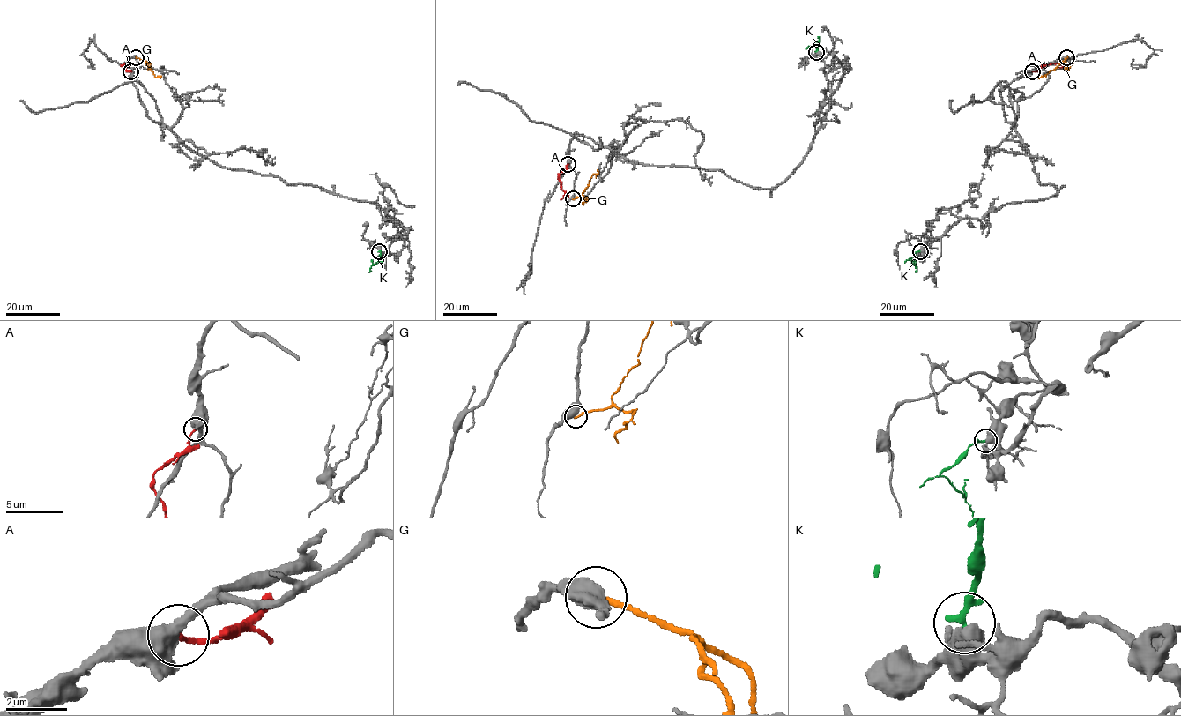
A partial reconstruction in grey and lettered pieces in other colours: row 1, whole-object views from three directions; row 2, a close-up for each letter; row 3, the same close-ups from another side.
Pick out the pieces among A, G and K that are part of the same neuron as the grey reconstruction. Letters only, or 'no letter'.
no letter

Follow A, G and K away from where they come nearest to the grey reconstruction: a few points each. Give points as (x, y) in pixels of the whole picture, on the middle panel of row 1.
A: (568, 164), (558, 175), (565, 193), (560, 199)
G: (574, 198), (582, 196), (591, 175), (597, 173), (597, 169)
K: (817, 52), (818, 41), (806, 48)

